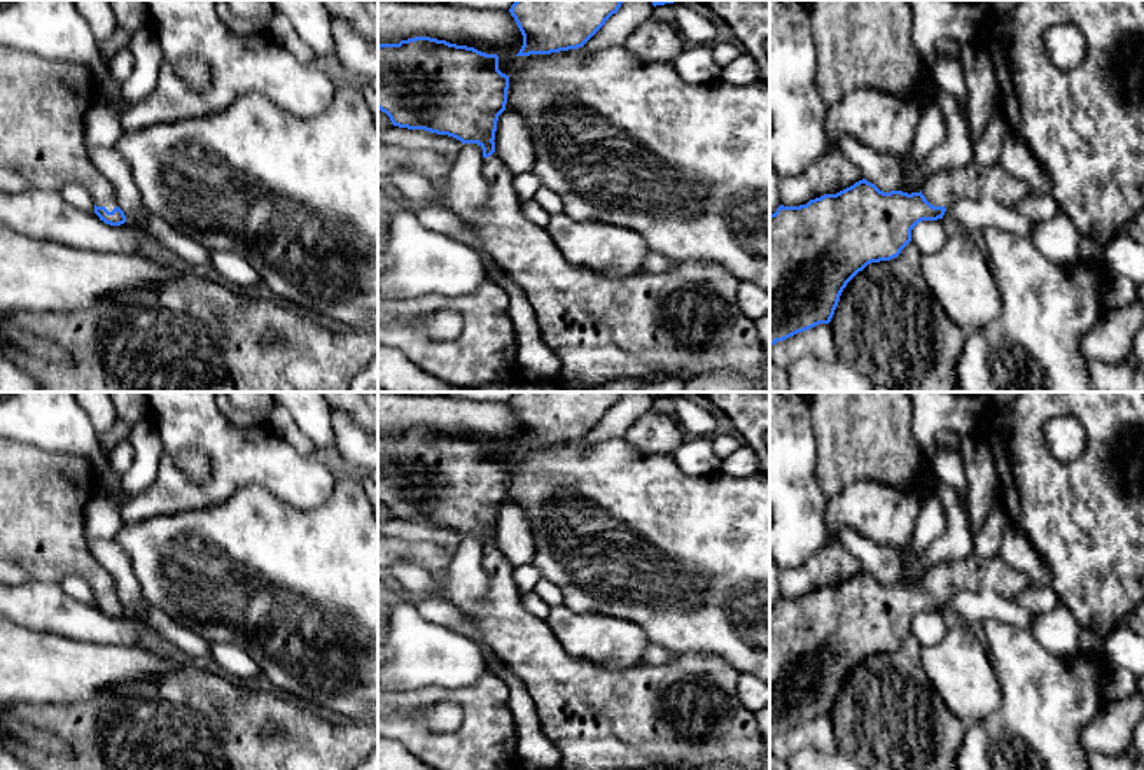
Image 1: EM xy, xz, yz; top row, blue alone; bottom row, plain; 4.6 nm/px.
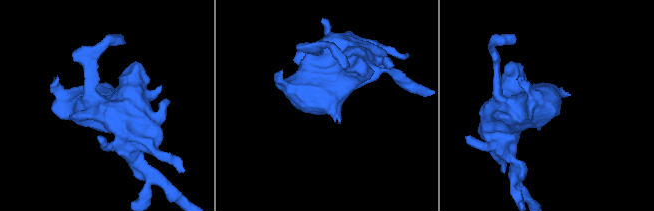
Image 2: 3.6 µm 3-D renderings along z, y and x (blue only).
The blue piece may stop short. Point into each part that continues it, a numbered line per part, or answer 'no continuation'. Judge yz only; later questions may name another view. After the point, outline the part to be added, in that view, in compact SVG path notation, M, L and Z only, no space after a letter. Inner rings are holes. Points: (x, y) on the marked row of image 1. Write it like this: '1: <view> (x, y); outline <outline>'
1: yz (975, 181); outline M973 161L964 168L932 173L922 194L931 205L945 208L967 200L994 200L1001 206L1013 208L1030 196L1030 189L999 163L983 166Z

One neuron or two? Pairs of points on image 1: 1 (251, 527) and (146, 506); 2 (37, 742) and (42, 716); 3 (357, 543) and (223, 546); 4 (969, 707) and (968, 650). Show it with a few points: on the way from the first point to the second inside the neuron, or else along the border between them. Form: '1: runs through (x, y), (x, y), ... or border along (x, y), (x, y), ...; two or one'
1: border along (217, 504), (160, 513), (137, 524); two
2: border along (18, 718), (58, 735), (72, 751); two
3: runs through (324, 546), (256, 546); one
4: runs through (969, 693), (968, 664); one

